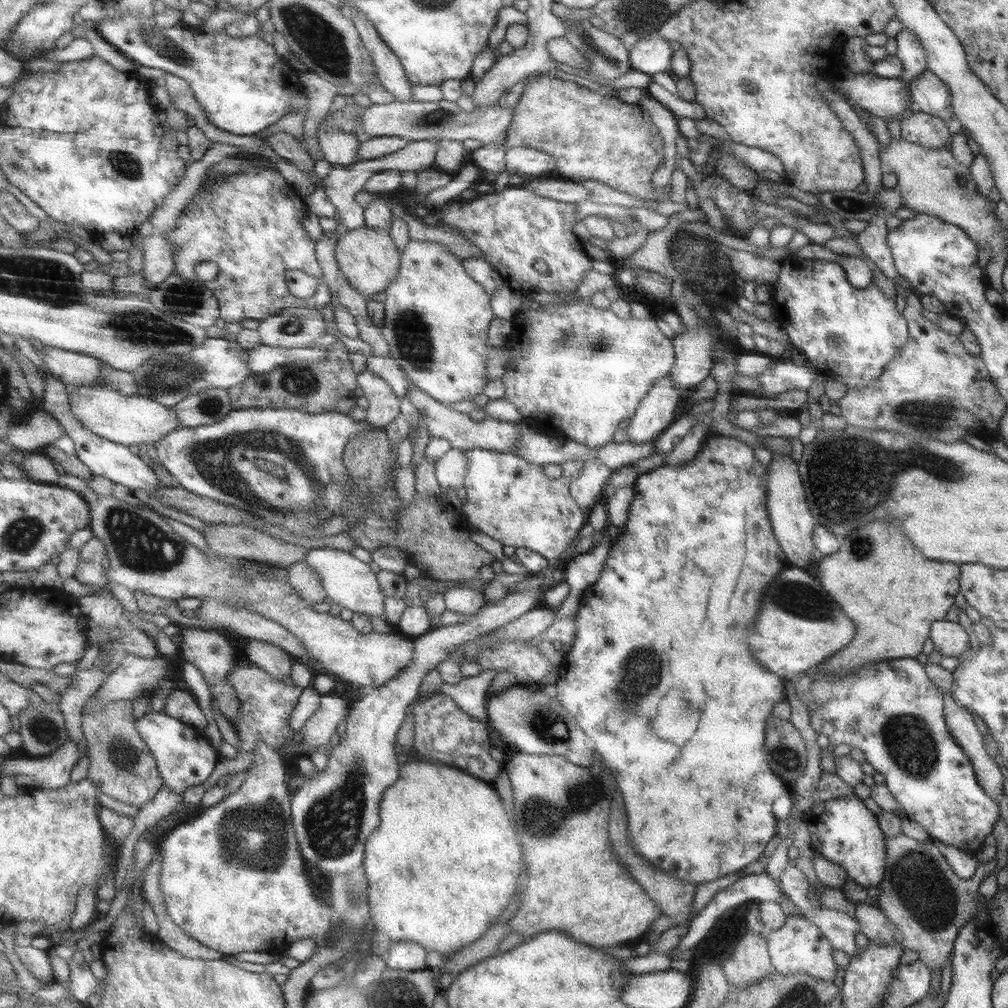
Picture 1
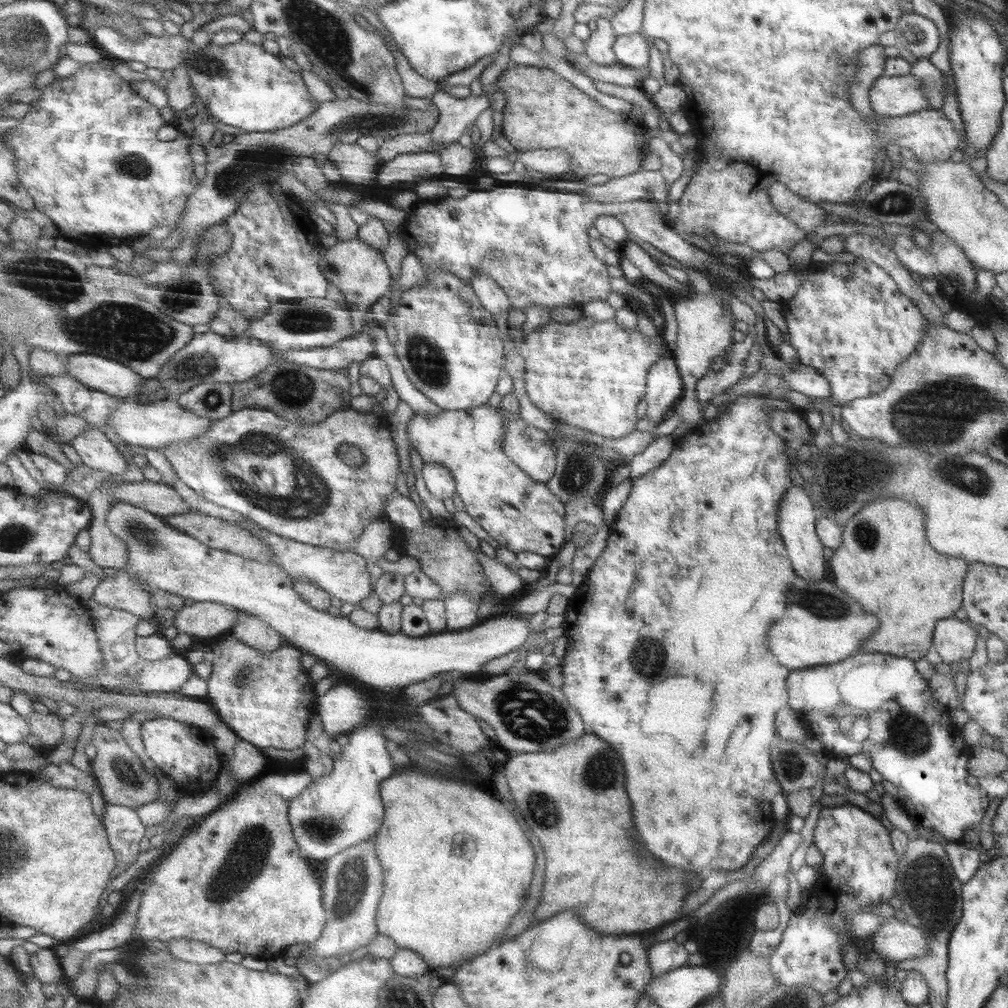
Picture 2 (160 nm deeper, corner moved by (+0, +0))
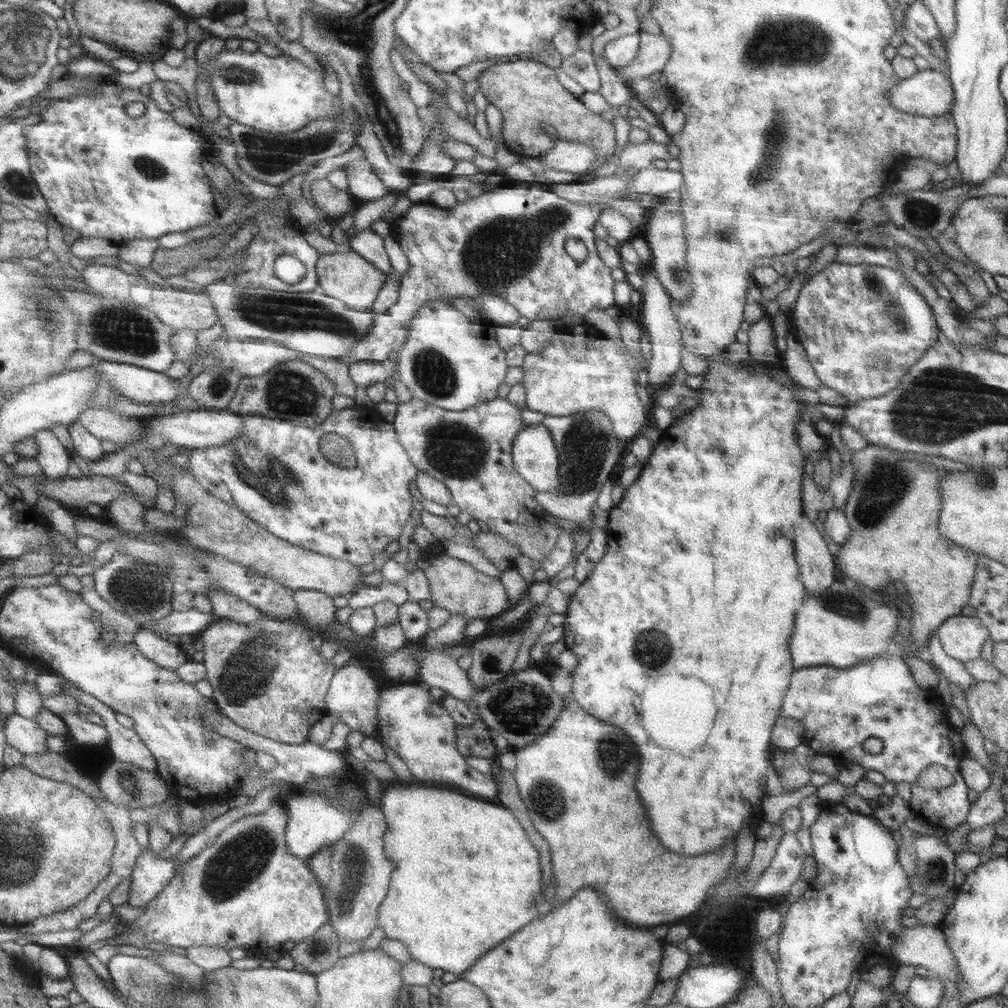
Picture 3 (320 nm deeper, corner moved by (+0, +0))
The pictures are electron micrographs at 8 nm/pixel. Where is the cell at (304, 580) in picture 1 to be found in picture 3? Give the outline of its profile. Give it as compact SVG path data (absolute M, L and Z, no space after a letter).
M302 589L295 593L299 609L302 616L307 618L307 622L311 626L319 628L331 628L338 621L336 612L336 600L331 594L327 592L320 592L318 590Z

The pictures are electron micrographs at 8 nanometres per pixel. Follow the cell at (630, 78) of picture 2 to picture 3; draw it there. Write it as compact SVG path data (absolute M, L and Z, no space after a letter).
M642 31L639 35L640 44L635 59L628 66L617 69L618 78L623 83L630 84L638 77L650 77L653 72L662 71L670 60L673 46L664 33Z

